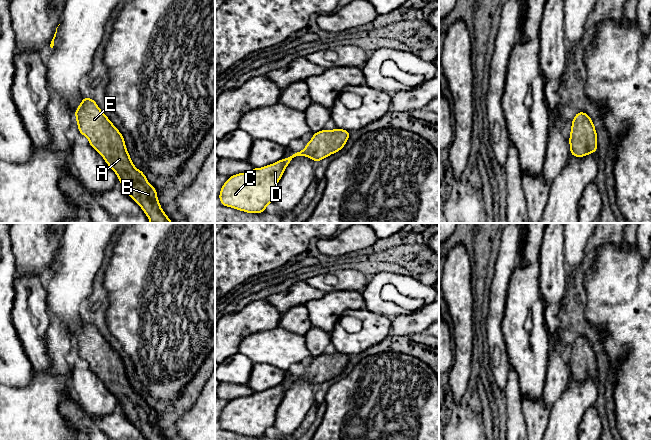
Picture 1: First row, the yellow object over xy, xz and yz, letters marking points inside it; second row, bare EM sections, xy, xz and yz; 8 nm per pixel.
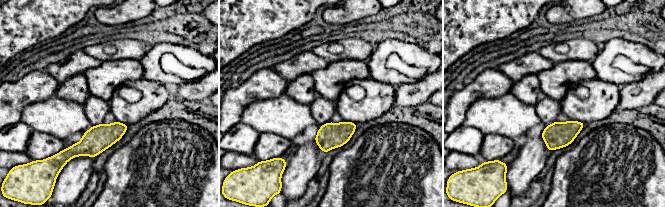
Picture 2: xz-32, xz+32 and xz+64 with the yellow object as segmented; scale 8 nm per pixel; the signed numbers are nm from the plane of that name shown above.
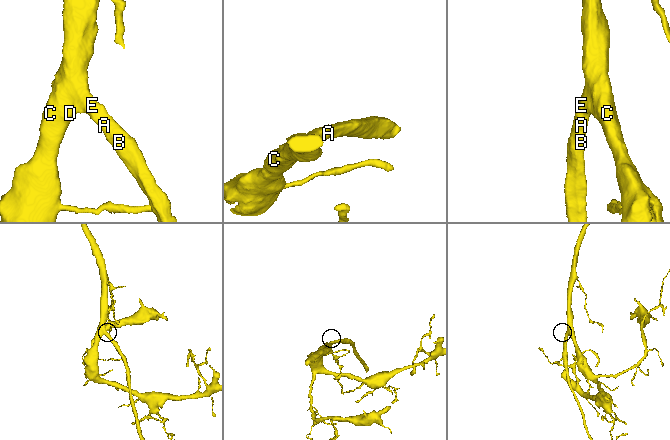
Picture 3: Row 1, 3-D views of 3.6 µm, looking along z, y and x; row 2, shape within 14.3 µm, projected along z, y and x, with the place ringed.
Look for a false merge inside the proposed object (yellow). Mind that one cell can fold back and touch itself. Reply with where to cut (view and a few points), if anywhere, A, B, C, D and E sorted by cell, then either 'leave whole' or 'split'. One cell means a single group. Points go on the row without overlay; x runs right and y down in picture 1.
cut none; groups A B C D E; leave whole

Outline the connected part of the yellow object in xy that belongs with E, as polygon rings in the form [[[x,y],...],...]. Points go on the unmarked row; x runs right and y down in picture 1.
[[[82,322],[81,328],[75,335],[78,355],[86,360],[89,368],[104,382],[108,390],[116,397],[123,414],[144,435],[147,440],[167,440],[162,434],[157,422],[157,414],[148,407],[147,401],[139,393],[136,393],[130,379],[126,374],[124,361],[112,348],[108,341],[100,334],[92,322]]]

